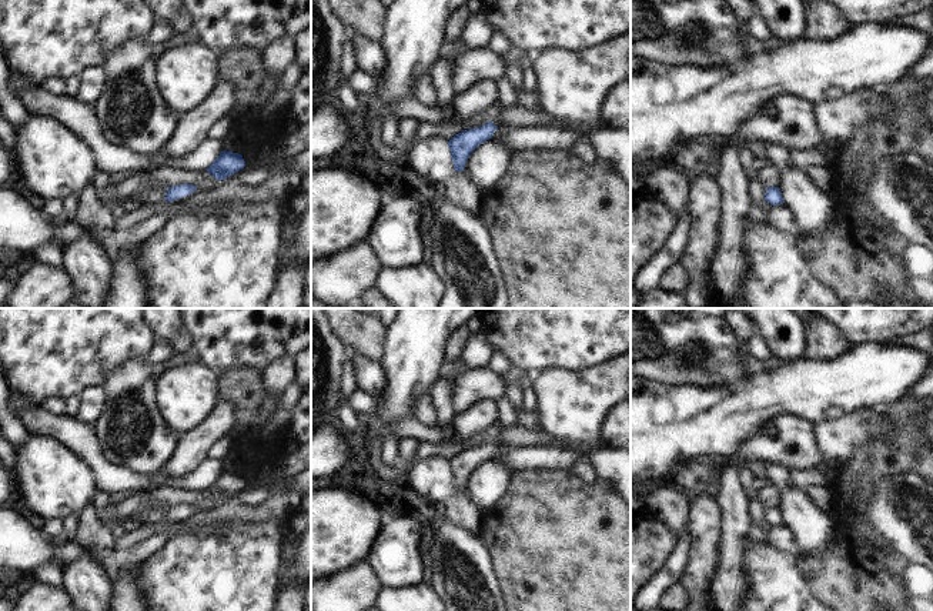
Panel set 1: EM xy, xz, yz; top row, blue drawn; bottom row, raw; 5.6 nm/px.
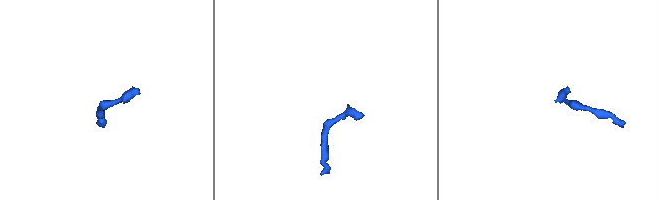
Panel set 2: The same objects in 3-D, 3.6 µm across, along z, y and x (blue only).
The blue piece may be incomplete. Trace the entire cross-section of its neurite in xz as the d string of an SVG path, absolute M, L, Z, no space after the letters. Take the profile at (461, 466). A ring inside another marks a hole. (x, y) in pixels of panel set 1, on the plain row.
M486 441L482 447L462 450L455 454L449 461L451 477L455 491L465 490L465 483L471 473L486 460L492 458L494 451L498 448L492 441Z

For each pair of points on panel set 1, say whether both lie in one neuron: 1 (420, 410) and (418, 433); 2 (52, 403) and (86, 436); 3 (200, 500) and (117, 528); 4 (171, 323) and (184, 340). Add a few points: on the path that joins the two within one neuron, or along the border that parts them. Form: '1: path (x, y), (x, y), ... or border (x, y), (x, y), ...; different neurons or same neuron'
1: border (410, 414), (424, 426), (434, 427); different neurons
2: border (39, 404), (54, 414), (64, 414); different neurons
3: border (120, 520), (109, 527); different neurons
4: path (171, 327), (180, 336); same neuron

